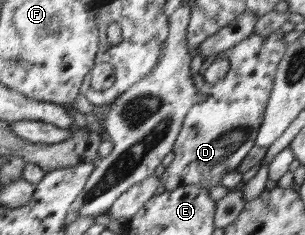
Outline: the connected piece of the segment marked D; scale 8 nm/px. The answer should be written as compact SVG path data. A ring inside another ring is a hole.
M282 30L272 32L267 36L254 32L224 53L212 54L204 58L199 72L193 75L193 82L195 90L199 94L207 94L207 98L189 109L173 145L172 151L175 157L169 166L165 167L165 171L160 177L161 190L175 190L185 185L199 185L210 189L212 186L219 186L225 174L237 169L242 164L247 153L254 148L253 142L255 142L261 130L262 122L265 120L265 110L269 104L270 94L273 92L278 64L285 56L288 47L288 43L285 42L285 35L286 33ZM224 57L229 60L229 71L225 77L215 83L206 83L203 79L203 73L207 67L212 62L223 60Z

